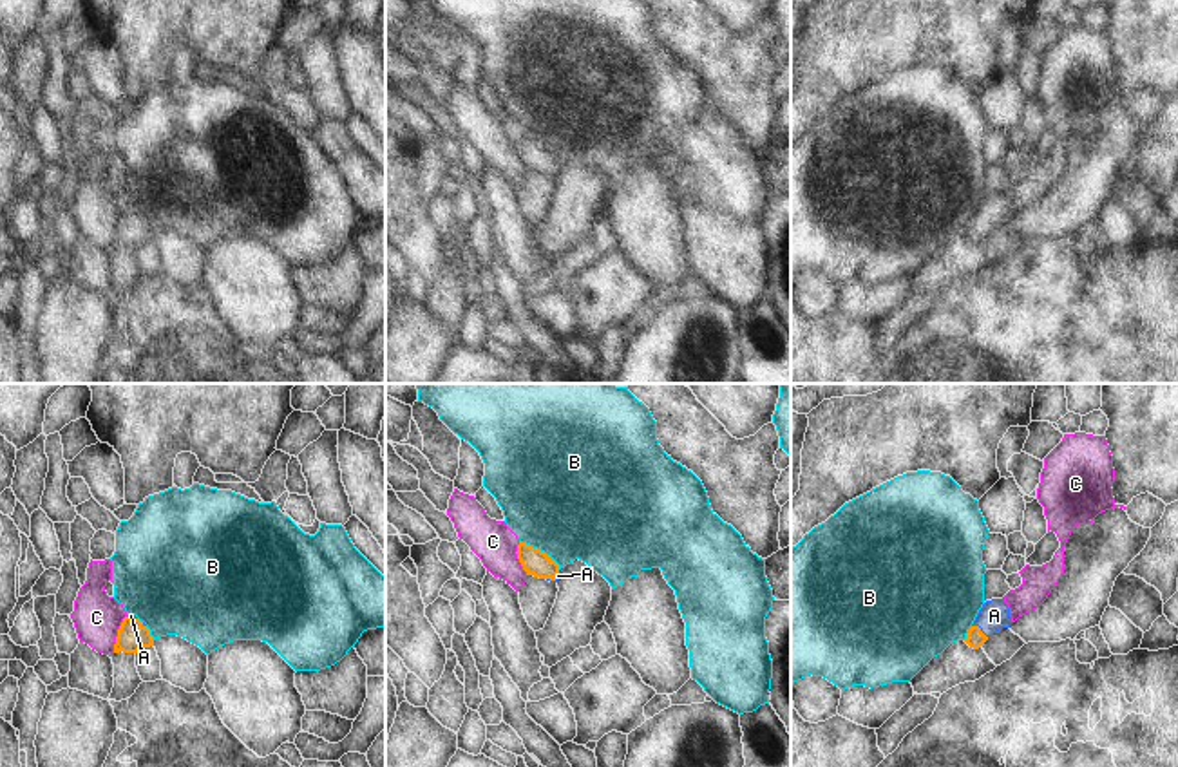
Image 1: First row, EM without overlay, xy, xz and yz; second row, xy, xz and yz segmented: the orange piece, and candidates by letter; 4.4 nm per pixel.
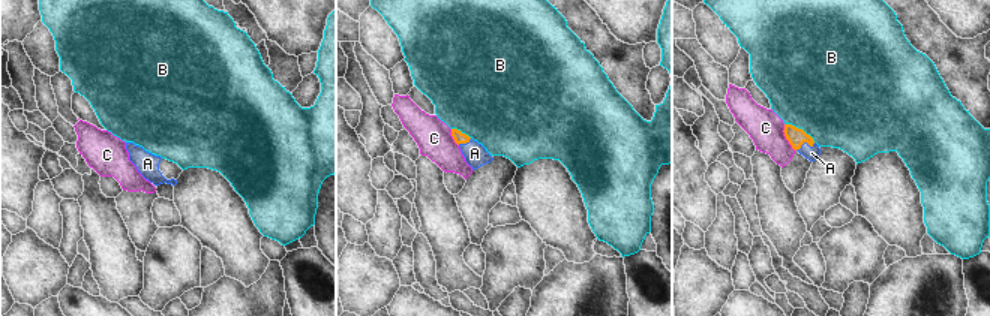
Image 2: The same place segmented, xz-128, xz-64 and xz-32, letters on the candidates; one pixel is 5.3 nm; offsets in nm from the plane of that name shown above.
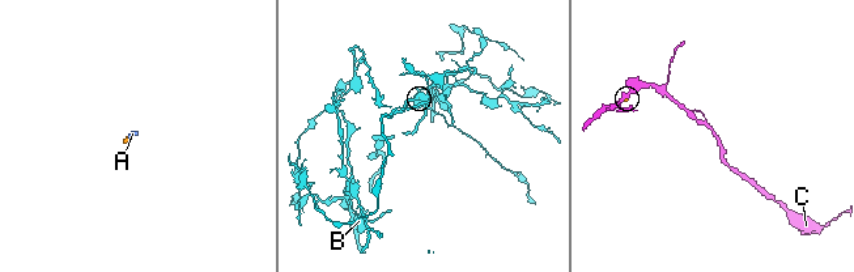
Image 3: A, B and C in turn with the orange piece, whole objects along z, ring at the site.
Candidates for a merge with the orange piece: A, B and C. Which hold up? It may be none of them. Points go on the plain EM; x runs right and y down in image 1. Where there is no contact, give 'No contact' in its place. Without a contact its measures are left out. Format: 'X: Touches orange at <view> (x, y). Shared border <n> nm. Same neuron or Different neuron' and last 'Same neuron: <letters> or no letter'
A: Touches orange at yz (979, 225). Shared border 100 nm. Same neuron
B: Touches orange at xz (540, 145). Shared border 220 nm. Different neuron
C: Touches orange at xy (118, 228). Shared border 180 nm. Different neuron
Same neuron: A

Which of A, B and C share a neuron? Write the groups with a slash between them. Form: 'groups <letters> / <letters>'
groups A / B / C

